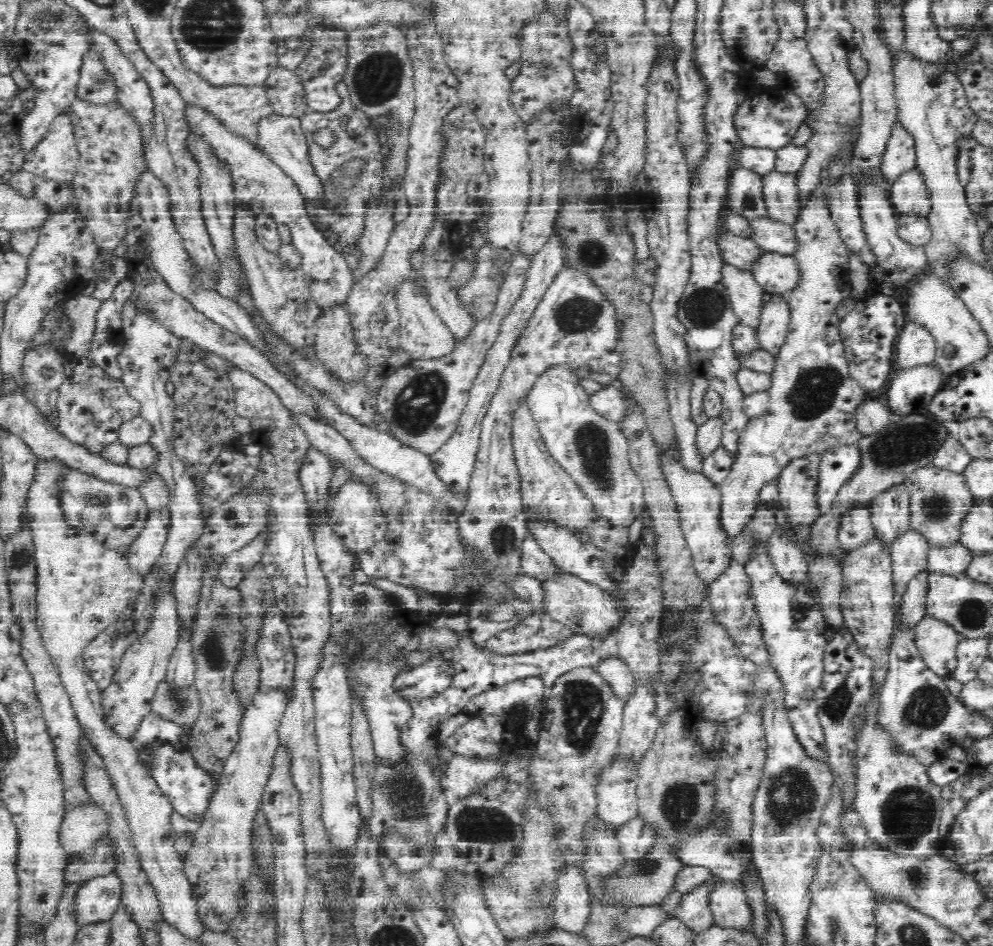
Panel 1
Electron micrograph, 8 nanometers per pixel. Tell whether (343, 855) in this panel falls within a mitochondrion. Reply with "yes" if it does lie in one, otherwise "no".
no

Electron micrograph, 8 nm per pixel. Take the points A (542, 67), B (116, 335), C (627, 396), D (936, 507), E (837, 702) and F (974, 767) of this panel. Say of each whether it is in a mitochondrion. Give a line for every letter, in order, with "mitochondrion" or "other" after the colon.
A: mitochondrion
B: other
C: other
D: mitochondrion
E: mitochondrion
F: other

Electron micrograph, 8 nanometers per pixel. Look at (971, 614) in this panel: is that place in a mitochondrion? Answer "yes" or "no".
yes

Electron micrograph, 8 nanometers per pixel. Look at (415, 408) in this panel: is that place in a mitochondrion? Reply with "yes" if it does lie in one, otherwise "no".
yes

